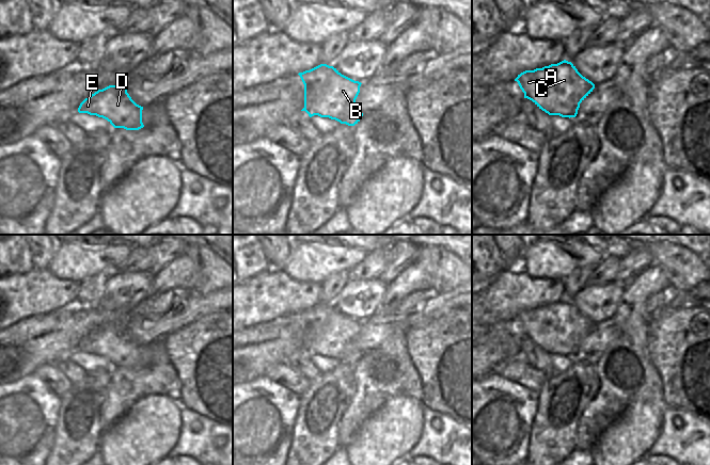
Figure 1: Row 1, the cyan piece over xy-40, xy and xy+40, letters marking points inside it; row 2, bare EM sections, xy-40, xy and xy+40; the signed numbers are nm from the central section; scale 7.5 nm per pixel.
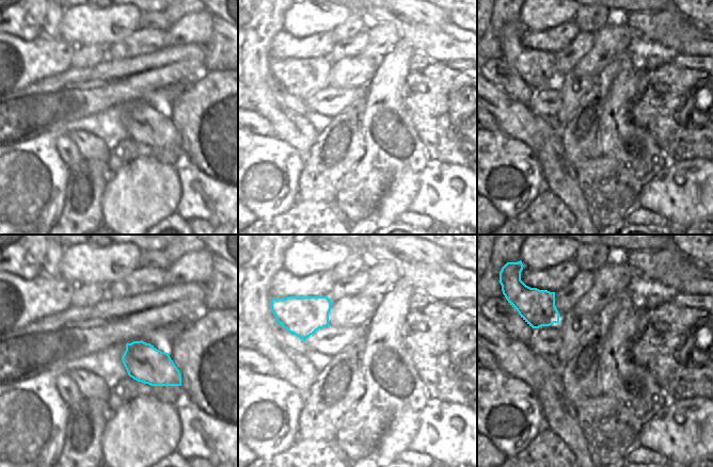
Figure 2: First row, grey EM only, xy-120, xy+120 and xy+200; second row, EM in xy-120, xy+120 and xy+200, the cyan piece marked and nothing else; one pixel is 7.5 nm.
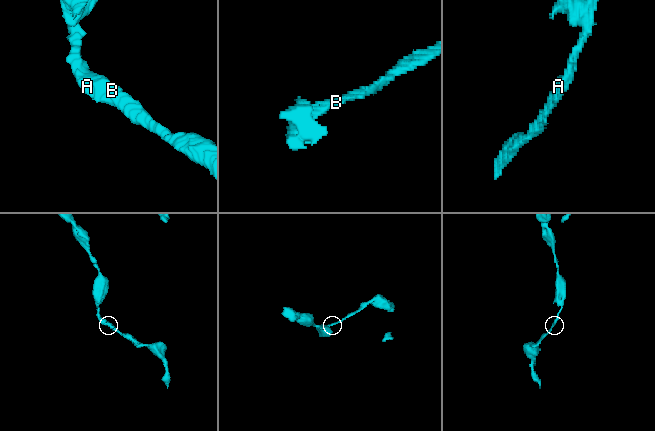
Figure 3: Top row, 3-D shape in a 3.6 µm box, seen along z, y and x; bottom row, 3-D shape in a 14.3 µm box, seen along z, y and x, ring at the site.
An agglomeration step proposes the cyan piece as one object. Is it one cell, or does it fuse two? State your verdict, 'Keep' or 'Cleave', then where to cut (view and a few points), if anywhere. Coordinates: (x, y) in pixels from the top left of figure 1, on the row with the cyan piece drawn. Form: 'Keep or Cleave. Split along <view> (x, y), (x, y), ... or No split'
Keep. No split

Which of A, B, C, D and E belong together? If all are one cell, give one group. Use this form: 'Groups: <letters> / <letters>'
Groups: A B C D E

